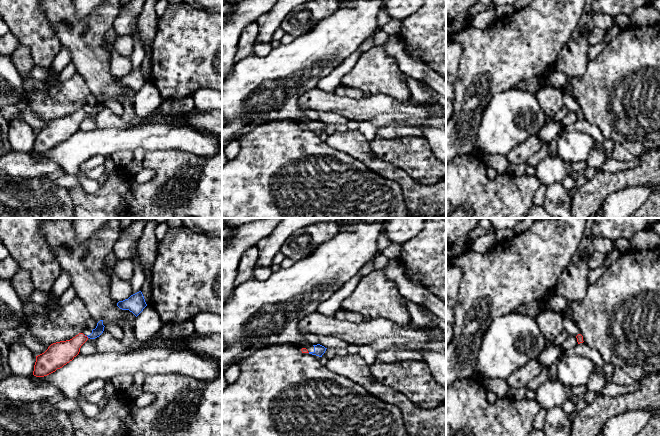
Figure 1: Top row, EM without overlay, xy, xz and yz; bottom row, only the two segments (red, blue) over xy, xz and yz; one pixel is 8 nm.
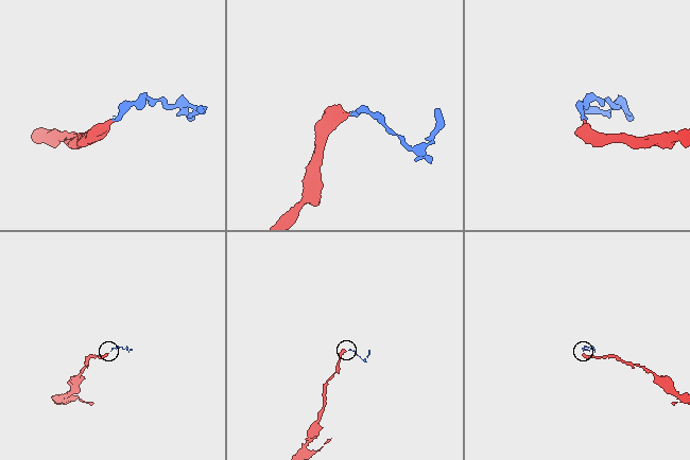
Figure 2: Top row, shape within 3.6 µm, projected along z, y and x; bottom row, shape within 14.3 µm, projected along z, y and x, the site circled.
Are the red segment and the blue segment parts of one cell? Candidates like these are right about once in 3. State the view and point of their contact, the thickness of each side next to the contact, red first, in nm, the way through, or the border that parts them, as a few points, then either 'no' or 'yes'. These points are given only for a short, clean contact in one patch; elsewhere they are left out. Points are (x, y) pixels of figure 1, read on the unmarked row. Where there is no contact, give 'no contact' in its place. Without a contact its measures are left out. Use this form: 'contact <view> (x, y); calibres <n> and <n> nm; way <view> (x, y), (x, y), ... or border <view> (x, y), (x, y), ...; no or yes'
contact xy (86, 112); calibres 190 and 70 nm; way xy (60, 129), (69, 125), (86, 112), (92, 112), (99, 105); yes

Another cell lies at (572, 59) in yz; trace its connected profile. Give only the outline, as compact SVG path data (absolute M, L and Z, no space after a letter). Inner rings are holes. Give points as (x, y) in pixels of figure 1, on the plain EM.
M585 0L578 24L557 56L555 69L568 77L581 78L589 64L589 35L595 28L592 2L593 0Z

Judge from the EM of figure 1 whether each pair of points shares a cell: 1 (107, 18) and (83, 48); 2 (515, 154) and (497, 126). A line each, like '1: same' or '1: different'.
1: same
2: different

